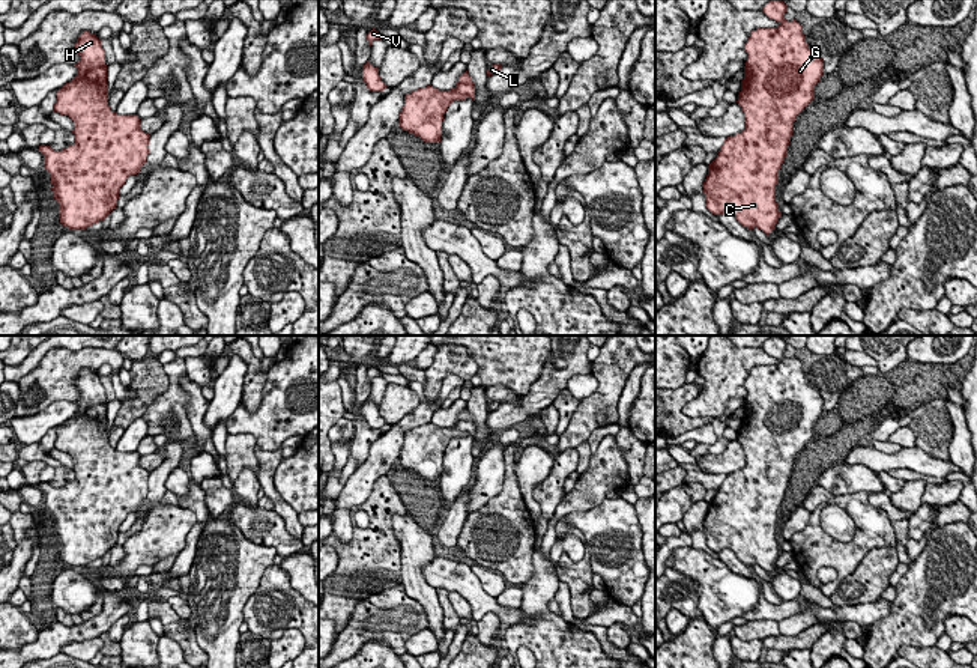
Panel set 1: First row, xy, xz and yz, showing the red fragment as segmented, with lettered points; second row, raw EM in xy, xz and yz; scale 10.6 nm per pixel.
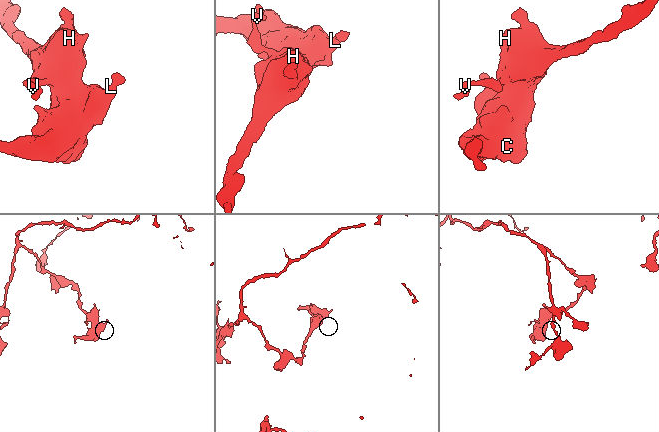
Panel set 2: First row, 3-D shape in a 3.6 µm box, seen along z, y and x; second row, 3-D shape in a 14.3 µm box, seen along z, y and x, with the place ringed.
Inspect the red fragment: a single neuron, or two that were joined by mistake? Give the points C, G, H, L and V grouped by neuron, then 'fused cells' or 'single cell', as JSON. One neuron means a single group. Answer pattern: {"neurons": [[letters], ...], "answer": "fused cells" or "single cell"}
{"neurons": [["C", "L"], ["G", "H", "V"]], "answer": "fused cells"}

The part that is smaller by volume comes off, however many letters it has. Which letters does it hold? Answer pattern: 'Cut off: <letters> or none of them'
Cut off: C, L

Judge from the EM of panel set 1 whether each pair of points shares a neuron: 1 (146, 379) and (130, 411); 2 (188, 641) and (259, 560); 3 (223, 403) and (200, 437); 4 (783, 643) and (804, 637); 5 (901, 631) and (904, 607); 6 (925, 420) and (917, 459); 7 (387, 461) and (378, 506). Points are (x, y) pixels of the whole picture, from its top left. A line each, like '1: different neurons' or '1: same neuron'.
1: same neuron
2: different neurons
3: different neurons
4: same neuron
5: same neuron
6: different neurons
7: different neurons

